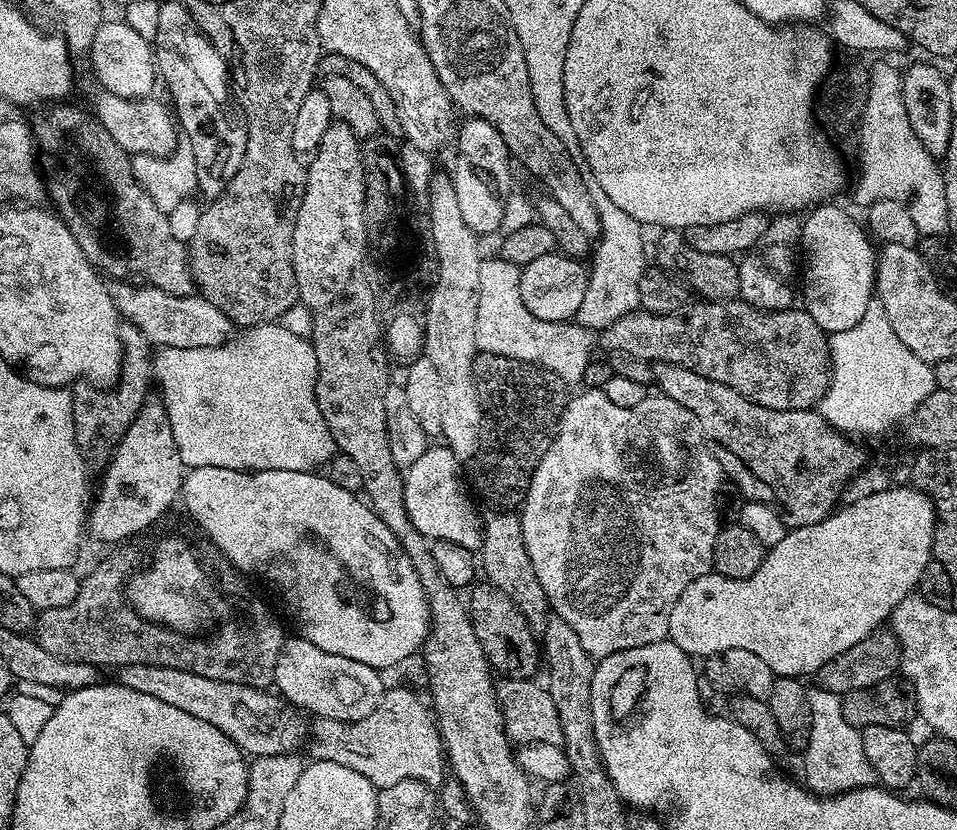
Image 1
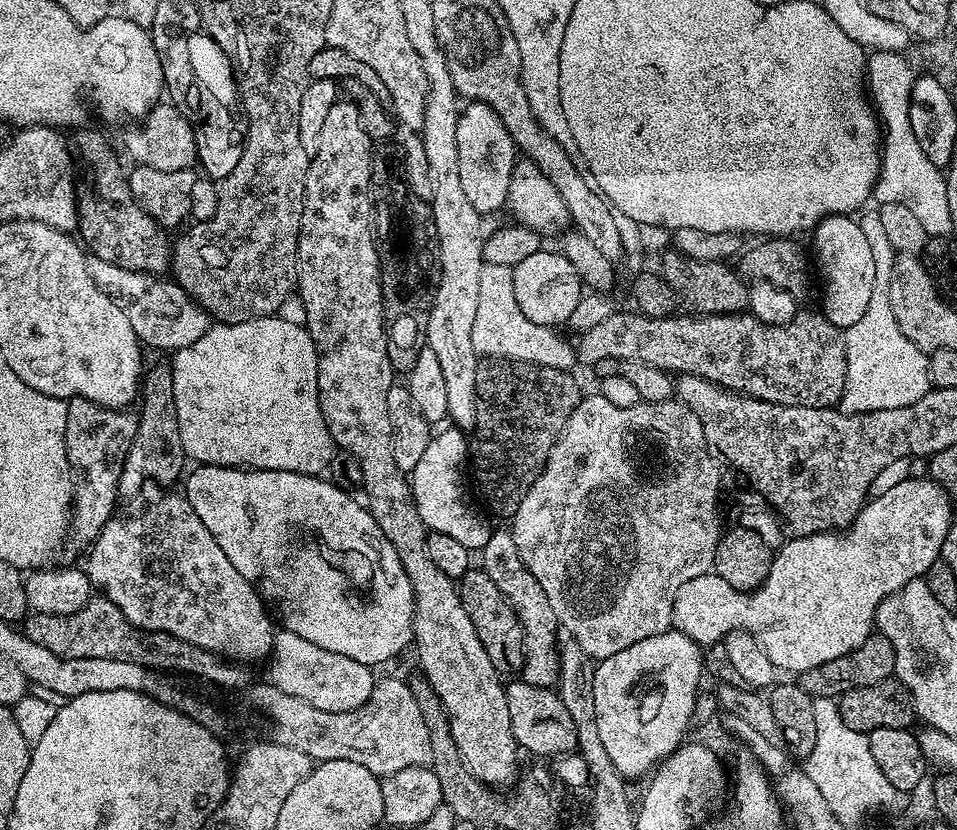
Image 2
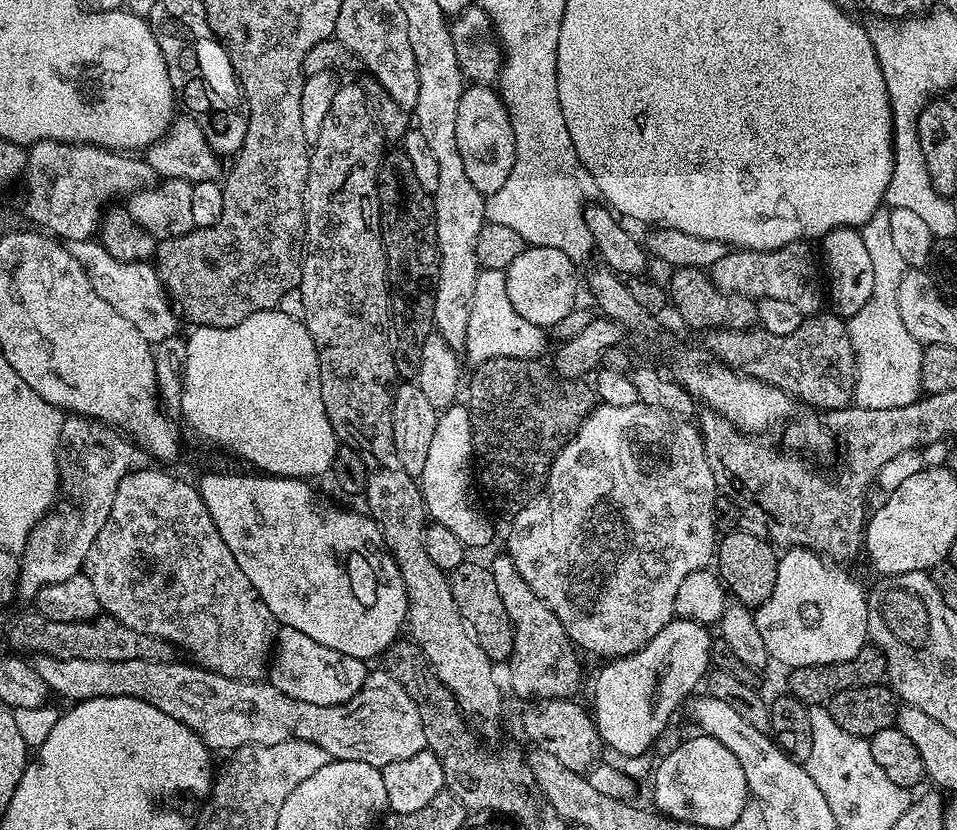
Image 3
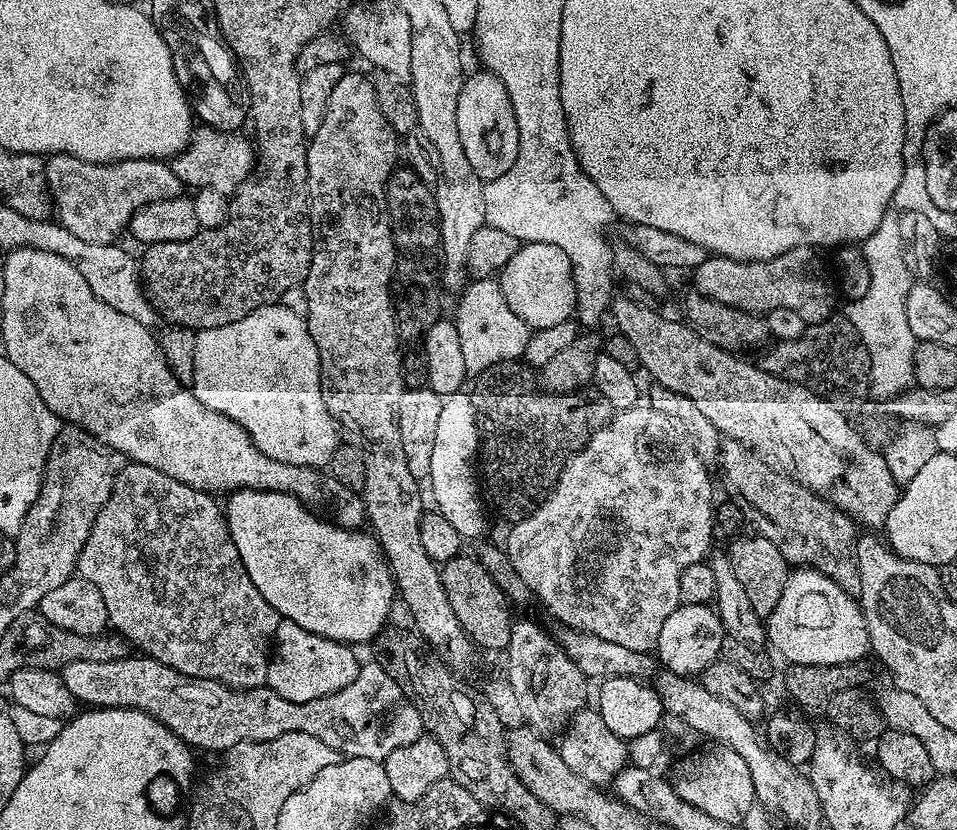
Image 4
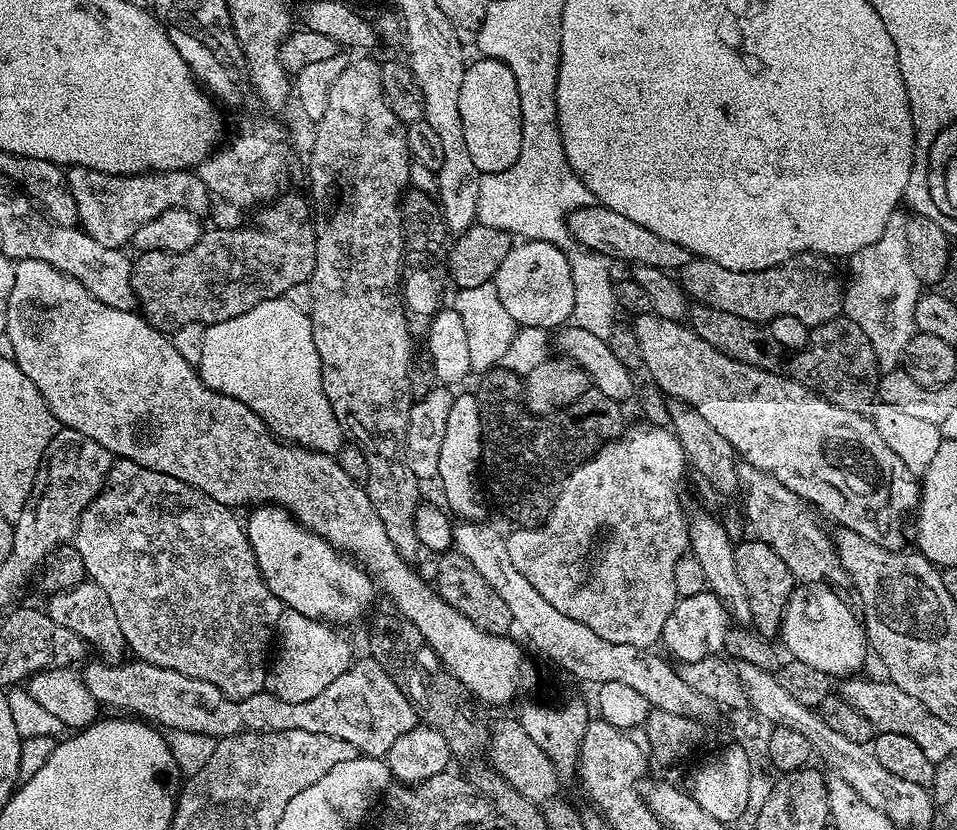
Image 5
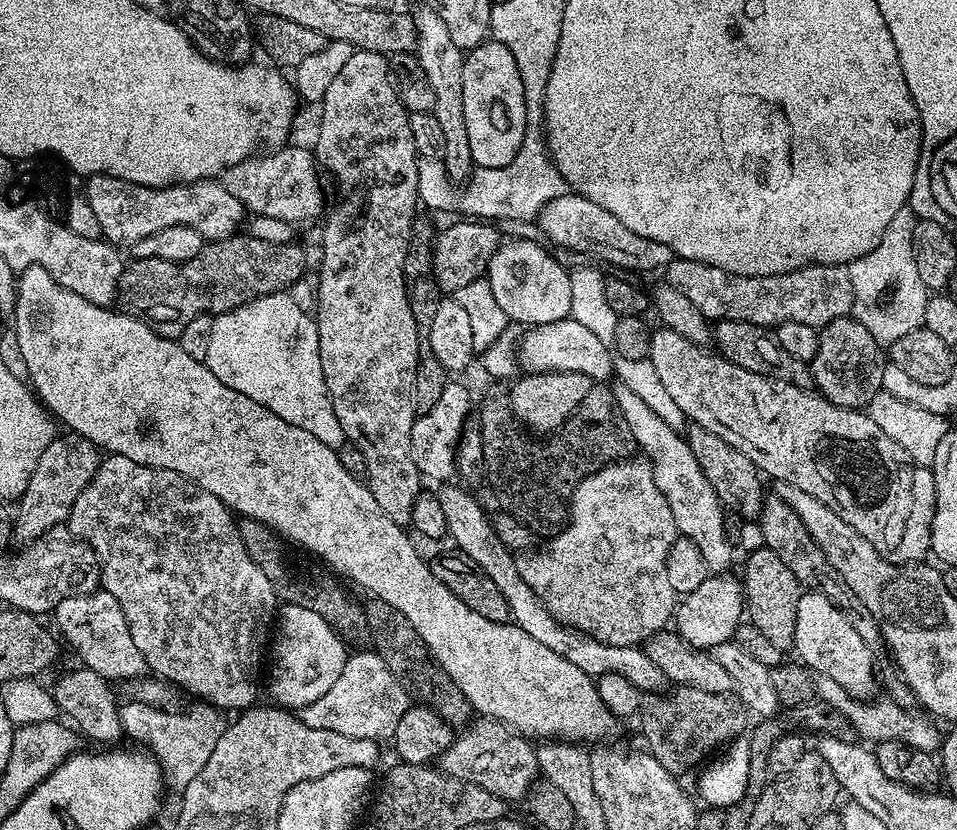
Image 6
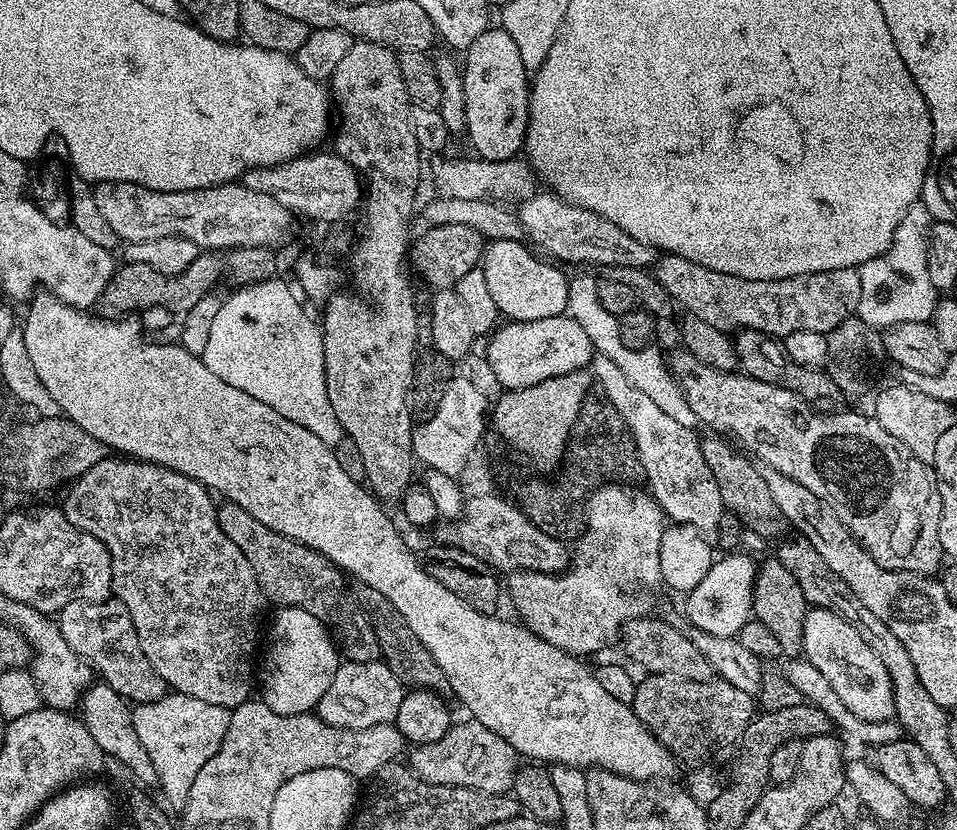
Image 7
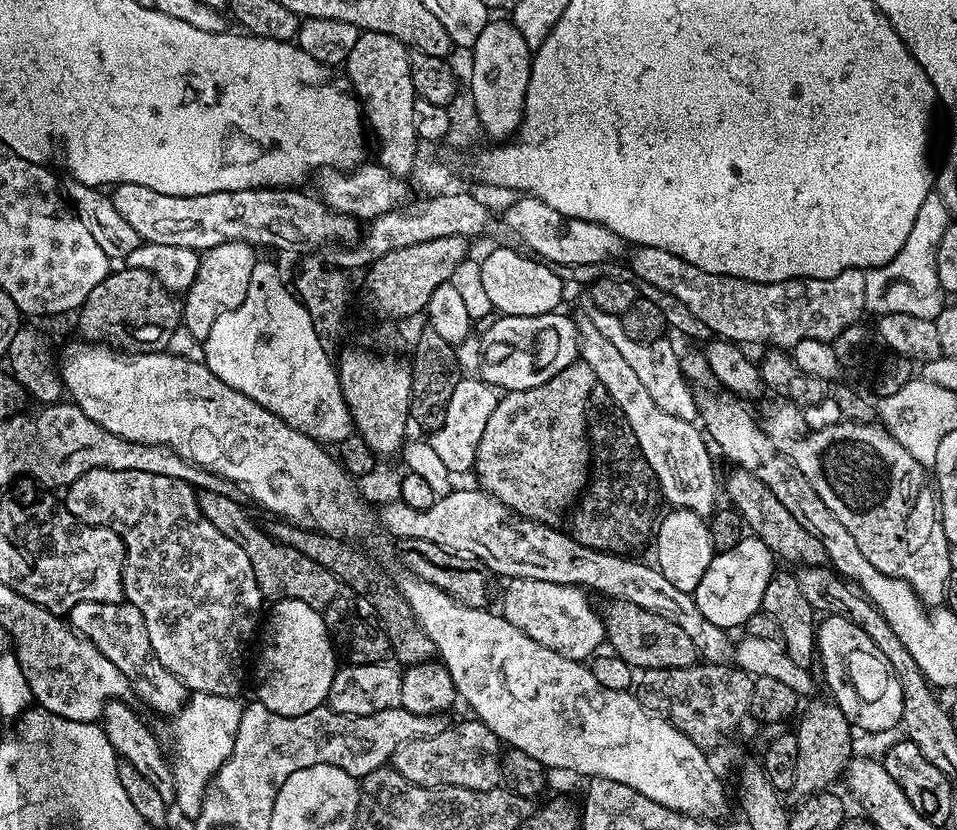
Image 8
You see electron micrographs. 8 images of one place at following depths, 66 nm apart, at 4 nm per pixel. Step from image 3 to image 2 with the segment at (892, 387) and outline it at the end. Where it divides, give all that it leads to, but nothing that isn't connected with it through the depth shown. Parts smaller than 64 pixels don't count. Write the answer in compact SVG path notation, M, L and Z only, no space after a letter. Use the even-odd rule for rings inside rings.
M864 210L858 219L862 234L866 234L870 251L874 257L874 294L870 294L870 306L866 314L854 322L854 326L843 329L846 346L846 382L839 407L846 412L873 412L894 410L898 406L910 406L930 391L928 382L928 353L923 352L898 326L894 310L890 310L888 287L896 265L897 252L890 246L890 238L882 227L879 211Z

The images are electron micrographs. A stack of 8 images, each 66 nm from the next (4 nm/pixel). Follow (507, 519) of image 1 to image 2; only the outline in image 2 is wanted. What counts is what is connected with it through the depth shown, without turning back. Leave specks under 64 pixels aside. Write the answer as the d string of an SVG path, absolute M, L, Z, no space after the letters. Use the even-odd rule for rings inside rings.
M493 531L490 542L482 549L482 567L486 574L490 574L494 586L502 590L504 597L520 619L522 634L524 635L524 667L522 679L530 686L552 688L560 678L560 649L558 647L558 633L561 631L558 618L550 606L550 598L538 586L538 578L526 570L522 558L518 554L518 546L514 546L511 531Z

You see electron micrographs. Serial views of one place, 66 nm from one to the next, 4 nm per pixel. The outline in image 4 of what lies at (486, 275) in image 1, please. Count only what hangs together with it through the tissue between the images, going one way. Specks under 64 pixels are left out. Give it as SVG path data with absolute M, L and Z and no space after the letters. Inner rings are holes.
M473 279L465 283L460 295L460 306L454 315L454 323L458 338L462 341L462 354L469 377L481 376L487 368L503 360L520 360L527 348L530 329L522 318L510 310L500 289L499 279Z

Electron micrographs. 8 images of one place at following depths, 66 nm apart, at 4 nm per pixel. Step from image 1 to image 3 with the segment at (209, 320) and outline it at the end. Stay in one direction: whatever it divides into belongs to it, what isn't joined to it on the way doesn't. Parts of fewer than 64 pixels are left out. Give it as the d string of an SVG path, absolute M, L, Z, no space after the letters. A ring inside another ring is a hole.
M95 239L73 240L70 244L70 251L74 258L78 258L82 270L86 270L86 274L90 278L90 286L94 286L98 298L106 298L106 302L110 302L110 306L114 306L114 310L118 310L118 314L122 314L122 318L126 318L126 322L130 322L134 326L134 330L138 330L138 334L142 334L142 338L148 340L149 345L162 342L162 338L170 338L181 331L181 317L168 293L165 292L164 284L160 281L160 276L151 263L143 260L126 262L114 258L114 254L110 254L110 250L103 248Z

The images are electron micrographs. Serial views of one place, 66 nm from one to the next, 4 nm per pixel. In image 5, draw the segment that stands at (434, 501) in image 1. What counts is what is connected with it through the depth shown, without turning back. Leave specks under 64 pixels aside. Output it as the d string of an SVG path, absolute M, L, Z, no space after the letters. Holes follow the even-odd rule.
M471 391L453 395L450 418L446 420L446 434L442 438L442 454L438 458L436 476L440 480L440 488L444 491L443 503L457 517L468 522L480 522L485 519L484 504L480 501L480 488L476 485L476 472L481 471L482 418L480 407Z

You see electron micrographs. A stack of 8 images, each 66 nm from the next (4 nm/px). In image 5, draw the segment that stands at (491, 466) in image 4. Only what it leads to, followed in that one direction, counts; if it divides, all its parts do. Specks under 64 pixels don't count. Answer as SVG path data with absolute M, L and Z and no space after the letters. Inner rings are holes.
M497 366L479 377L480 385L474 388L474 395L480 407L482 418L482 472L488 475L488 488L496 499L496 504L513 520L516 526L535 526L551 512L560 485L566 475L567 466L583 464L591 460L598 449L615 440L626 427L624 412L617 401L606 398L595 386L589 387L582 398L578 398L569 408L546 416L537 416L524 407L522 380L519 375Z

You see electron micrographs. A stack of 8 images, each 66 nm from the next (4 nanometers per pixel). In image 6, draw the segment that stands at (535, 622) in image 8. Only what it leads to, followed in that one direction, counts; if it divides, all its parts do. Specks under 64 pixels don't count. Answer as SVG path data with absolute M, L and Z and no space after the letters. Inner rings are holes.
M621 458L589 471L581 479L585 480L572 489L564 527L545 543L549 543L545 548L516 556L522 582L534 590L554 619L610 646L643 645L654 633L669 627L678 607L676 591L666 575L666 558L670 546L678 539L674 514L670 514L670 506L654 482L651 463L644 458L628 459Z

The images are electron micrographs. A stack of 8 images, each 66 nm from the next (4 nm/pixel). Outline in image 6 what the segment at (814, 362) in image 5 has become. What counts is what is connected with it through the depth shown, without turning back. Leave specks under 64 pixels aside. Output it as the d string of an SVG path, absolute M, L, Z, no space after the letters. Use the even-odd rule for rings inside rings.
M852 315L834 318L819 329L818 354L810 362L815 391L832 404L857 410L867 409L875 395L882 391L886 352L879 342Z

